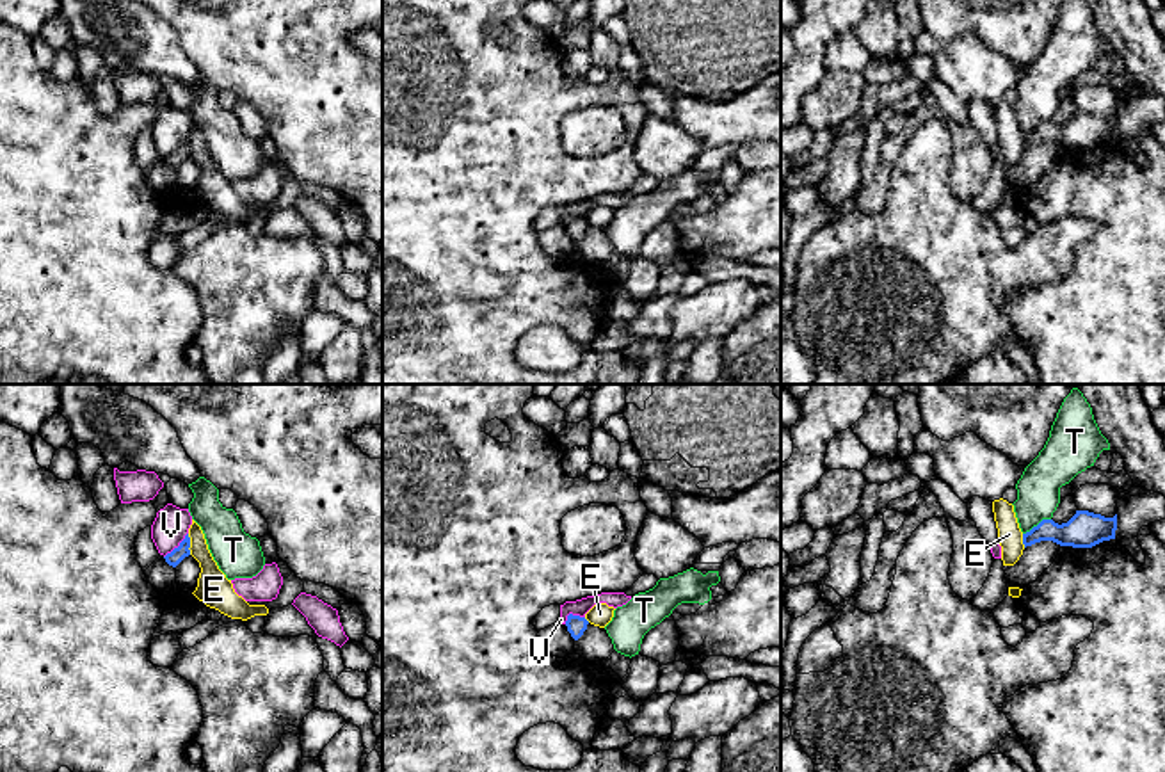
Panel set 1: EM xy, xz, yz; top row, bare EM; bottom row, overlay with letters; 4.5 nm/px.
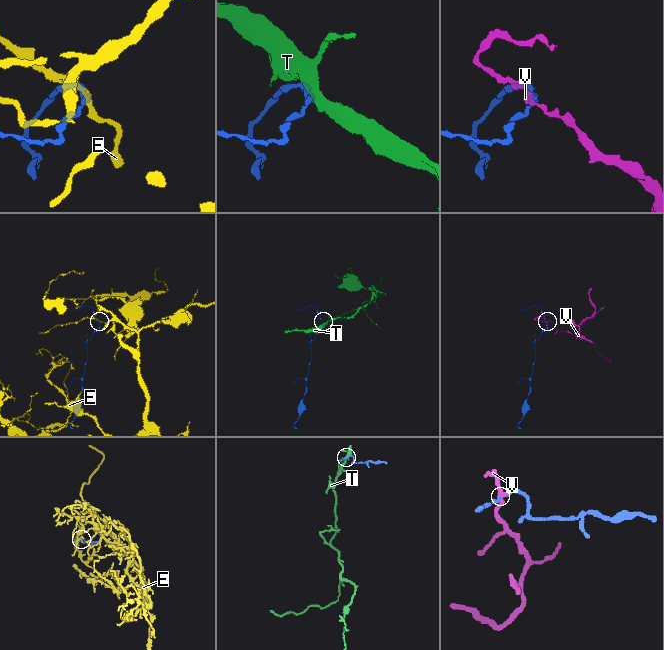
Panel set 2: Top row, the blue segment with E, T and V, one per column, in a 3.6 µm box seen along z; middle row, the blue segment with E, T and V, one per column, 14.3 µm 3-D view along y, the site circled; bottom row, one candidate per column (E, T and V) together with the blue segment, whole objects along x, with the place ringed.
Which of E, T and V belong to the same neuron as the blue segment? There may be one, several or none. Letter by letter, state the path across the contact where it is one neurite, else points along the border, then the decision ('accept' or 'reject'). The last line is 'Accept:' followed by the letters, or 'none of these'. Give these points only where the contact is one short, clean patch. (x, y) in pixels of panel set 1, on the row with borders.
E: border along xy (187, 534), (191, 554); reject
T: border along yz (1050, 518), (1044, 518), (1023, 534); reject
V: border along xy (187, 532), (164, 557); reject
Accept: none of these

